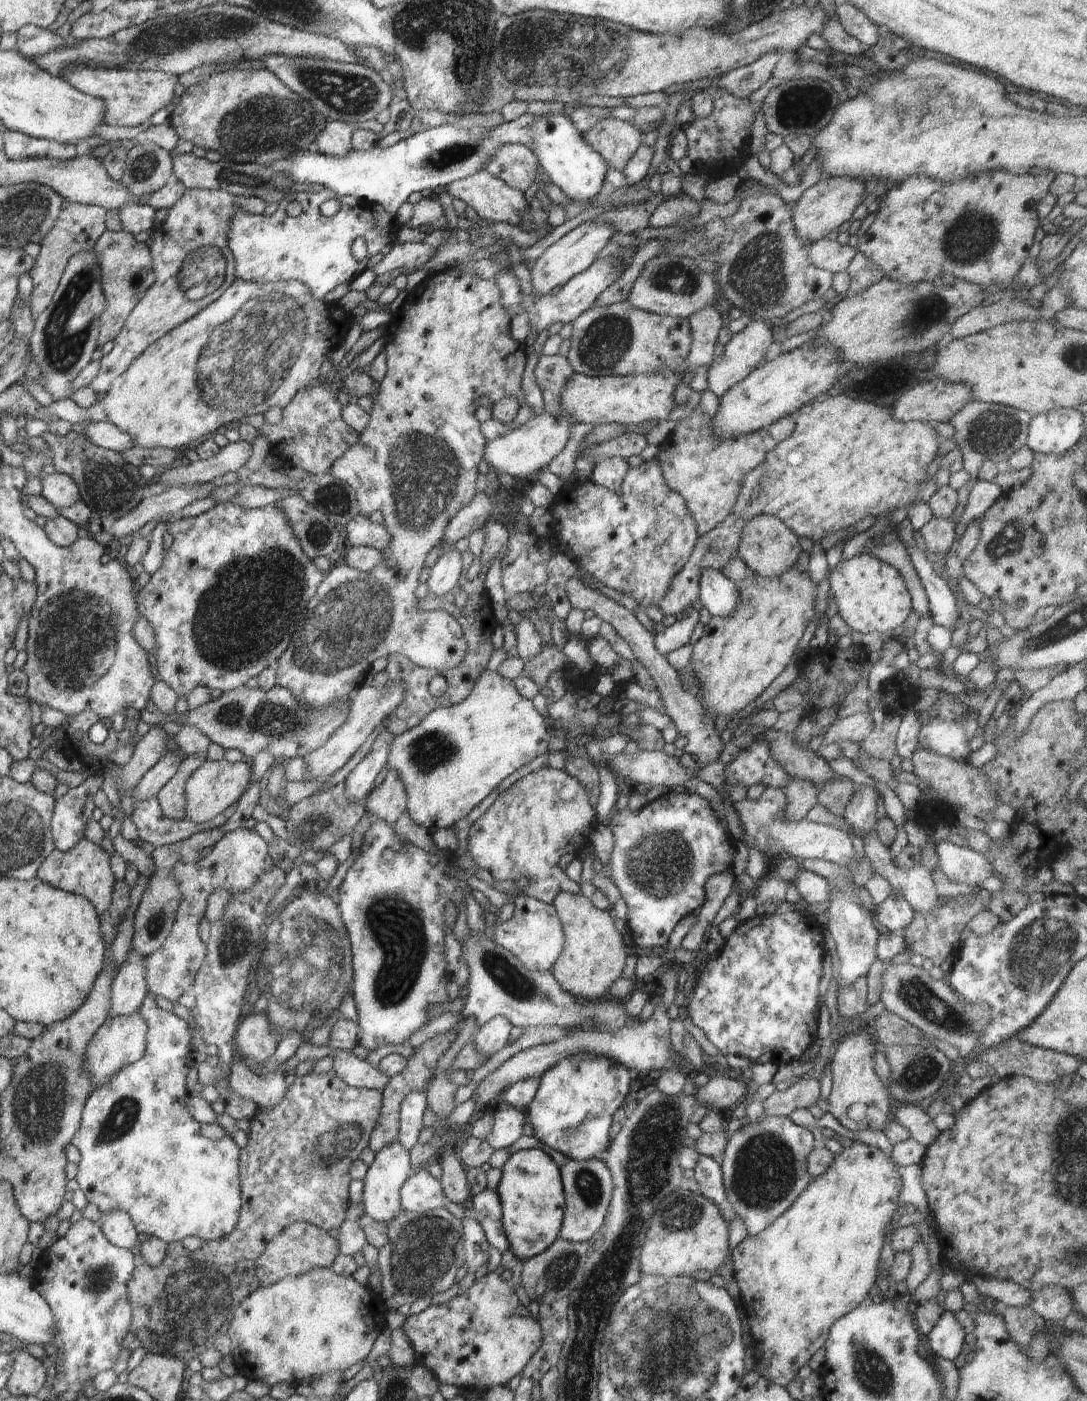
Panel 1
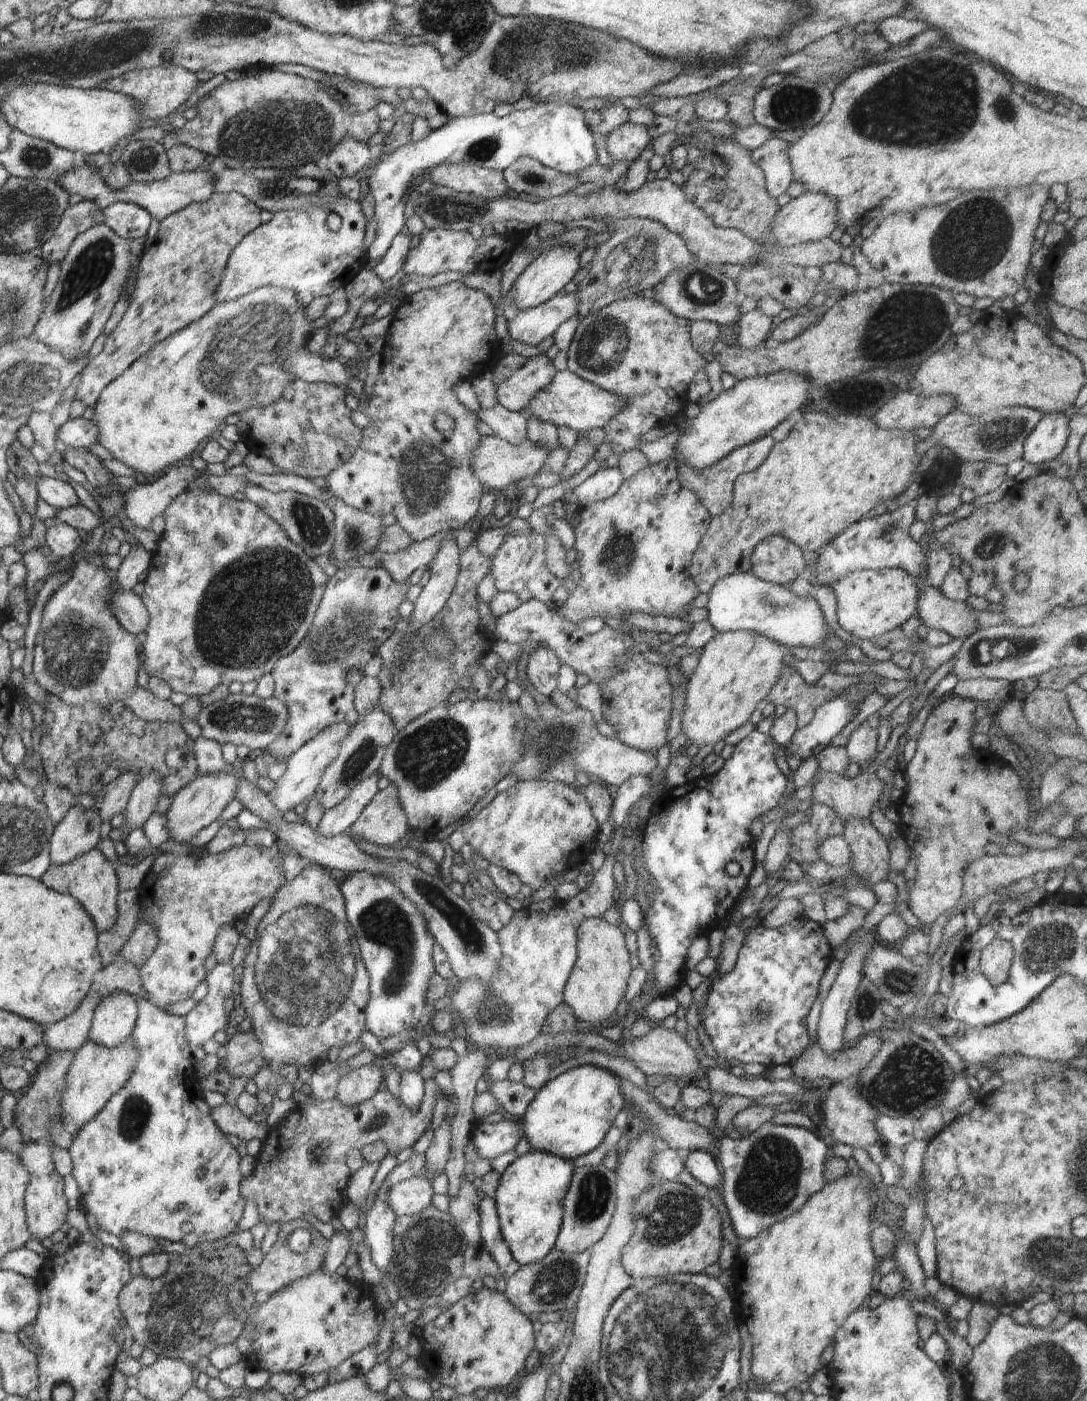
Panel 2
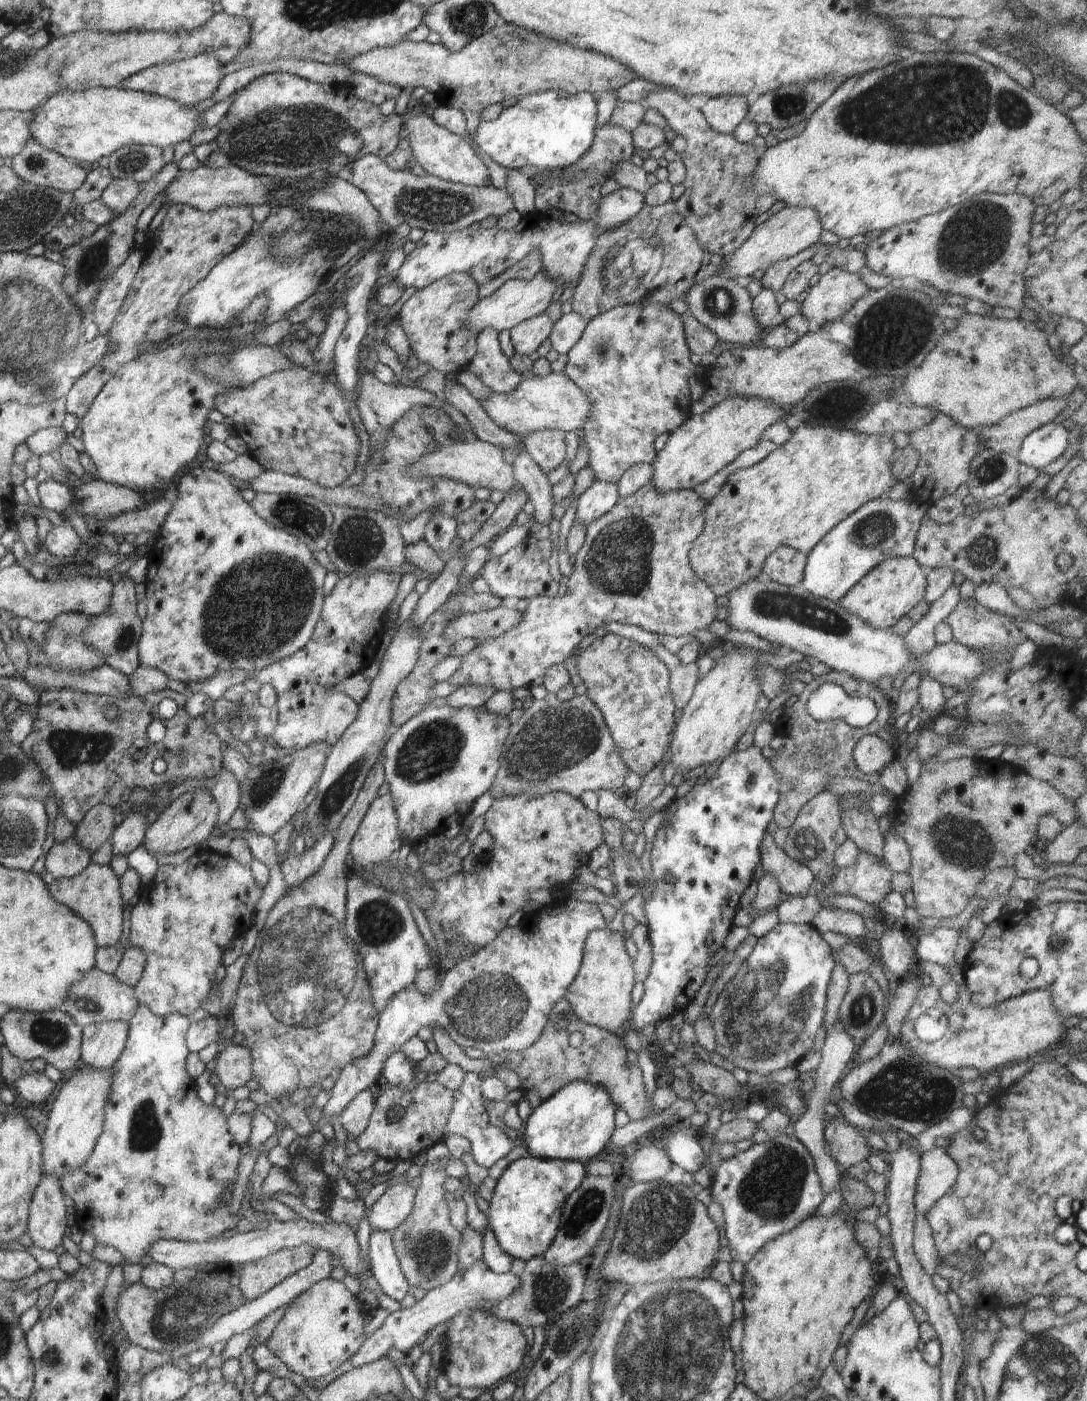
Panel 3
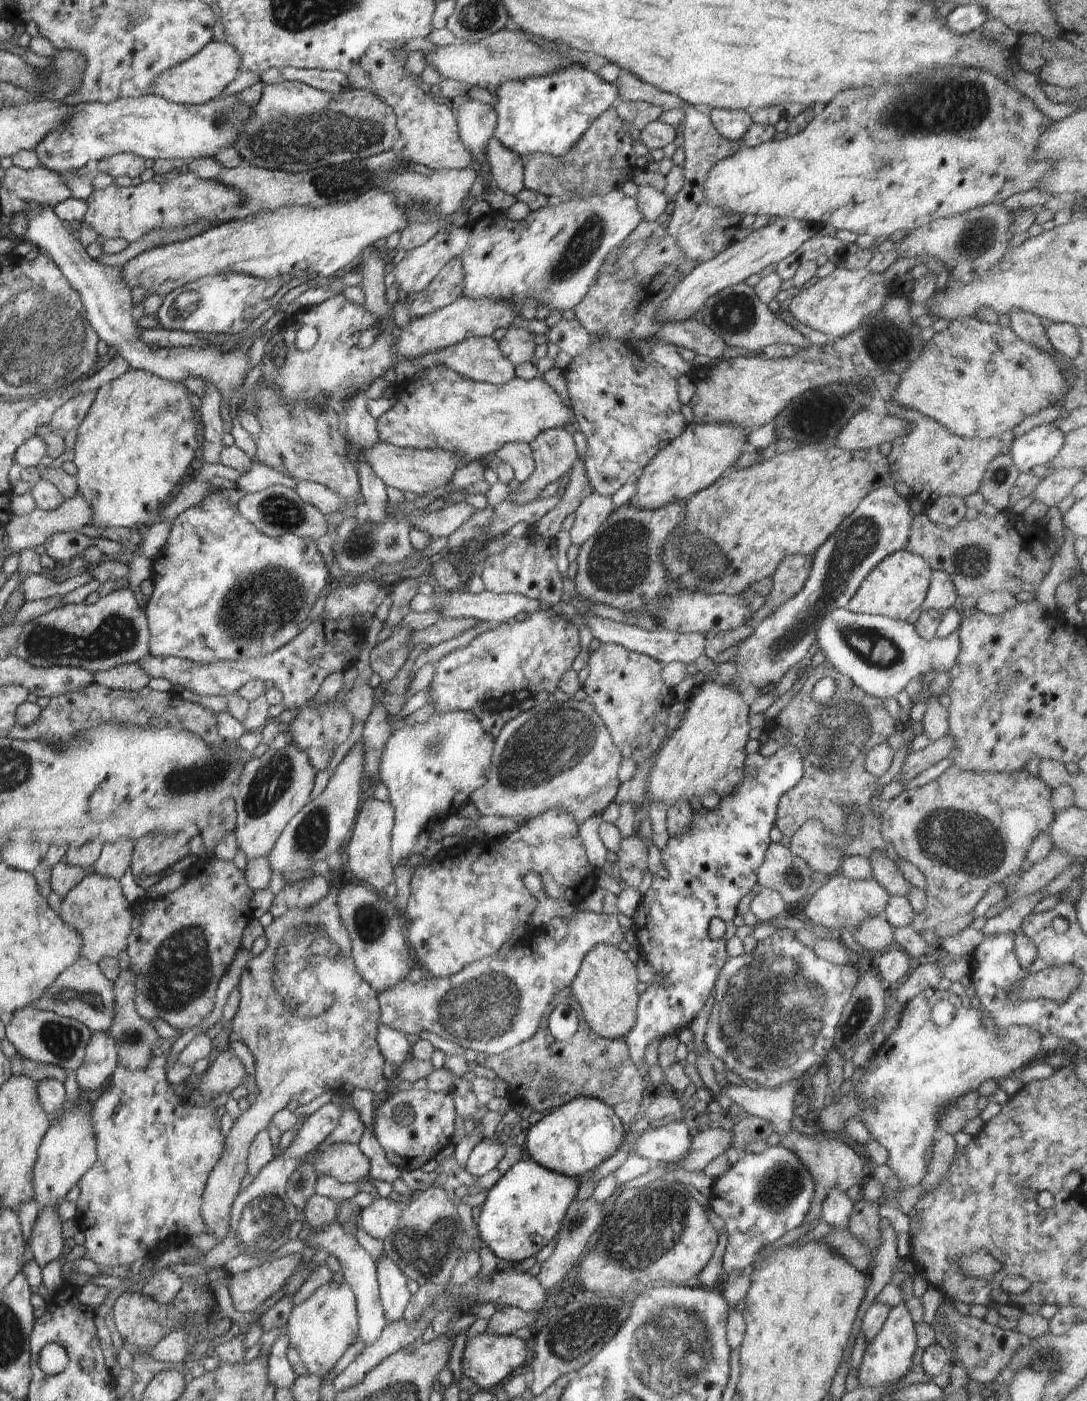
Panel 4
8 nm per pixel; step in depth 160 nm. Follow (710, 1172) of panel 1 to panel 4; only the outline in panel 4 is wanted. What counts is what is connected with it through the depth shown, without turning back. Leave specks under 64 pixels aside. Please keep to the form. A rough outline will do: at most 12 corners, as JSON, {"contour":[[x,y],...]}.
{"contour":[[685,1123],[647,1128],[631,1147],[653,1165],[691,1151]]}

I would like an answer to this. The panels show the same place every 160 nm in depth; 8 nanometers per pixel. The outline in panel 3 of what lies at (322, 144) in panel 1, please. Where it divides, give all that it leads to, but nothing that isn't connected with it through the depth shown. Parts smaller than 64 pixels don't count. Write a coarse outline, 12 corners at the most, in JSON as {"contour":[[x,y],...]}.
{"contour":[[366,154],[336,174],[384,231],[455,232],[515,208],[505,189],[390,168]]}

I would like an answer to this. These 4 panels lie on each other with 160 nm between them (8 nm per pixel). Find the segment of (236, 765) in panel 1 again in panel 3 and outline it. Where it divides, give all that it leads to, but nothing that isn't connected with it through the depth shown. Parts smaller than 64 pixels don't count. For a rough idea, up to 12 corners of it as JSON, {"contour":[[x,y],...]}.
{"contour":[[207,789],[176,798],[149,826],[148,854],[204,844],[217,826]]}

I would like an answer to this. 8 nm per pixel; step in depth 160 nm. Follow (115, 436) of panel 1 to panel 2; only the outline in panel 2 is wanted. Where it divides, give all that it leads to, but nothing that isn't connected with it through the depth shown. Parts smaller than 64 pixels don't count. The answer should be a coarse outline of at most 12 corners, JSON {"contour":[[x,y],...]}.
{"contour":[[80,417],[58,429],[66,446],[89,449],[99,442],[99,426]]}

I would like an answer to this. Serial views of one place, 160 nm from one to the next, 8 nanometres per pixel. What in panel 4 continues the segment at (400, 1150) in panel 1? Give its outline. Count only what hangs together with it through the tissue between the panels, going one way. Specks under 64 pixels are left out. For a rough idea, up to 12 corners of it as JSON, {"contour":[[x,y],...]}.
{"contour":[[382,1253],[375,1260],[387,1321],[403,1318],[411,1297],[407,1276]]}

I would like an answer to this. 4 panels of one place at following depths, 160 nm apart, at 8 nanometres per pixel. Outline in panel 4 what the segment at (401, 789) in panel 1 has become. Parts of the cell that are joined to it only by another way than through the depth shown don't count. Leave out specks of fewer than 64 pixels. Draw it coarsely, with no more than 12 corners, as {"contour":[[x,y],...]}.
{"contour":[[369,797],[361,805],[346,869],[384,893],[394,883],[395,810]]}

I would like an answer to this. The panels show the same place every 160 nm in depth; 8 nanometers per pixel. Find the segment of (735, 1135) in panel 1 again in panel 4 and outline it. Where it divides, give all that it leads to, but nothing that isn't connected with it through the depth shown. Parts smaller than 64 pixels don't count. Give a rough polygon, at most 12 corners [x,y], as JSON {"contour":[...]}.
{"contour":[[785,1146],[713,1179],[726,1273],[805,1222],[814,1177]]}

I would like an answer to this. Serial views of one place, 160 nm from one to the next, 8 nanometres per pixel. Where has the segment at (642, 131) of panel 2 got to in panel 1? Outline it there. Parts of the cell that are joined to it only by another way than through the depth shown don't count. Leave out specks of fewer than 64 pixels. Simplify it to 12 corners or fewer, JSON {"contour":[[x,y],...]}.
{"contour":[[596,121],[583,141],[620,172],[643,142],[631,122]]}

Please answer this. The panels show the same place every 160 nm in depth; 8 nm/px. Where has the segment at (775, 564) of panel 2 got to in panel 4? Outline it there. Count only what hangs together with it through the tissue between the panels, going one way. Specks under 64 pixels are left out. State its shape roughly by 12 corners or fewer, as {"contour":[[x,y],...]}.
{"contour":[[786,555],[772,573],[773,589],[747,622],[758,626],[798,594],[812,556]]}

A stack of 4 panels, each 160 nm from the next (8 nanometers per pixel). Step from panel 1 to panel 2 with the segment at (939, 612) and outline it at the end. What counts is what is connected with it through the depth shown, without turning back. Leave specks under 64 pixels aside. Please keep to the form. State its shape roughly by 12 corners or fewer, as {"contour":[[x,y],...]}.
{"contour":[[915,500],[864,519],[818,549],[811,583],[899,568],[926,556],[909,528]]}

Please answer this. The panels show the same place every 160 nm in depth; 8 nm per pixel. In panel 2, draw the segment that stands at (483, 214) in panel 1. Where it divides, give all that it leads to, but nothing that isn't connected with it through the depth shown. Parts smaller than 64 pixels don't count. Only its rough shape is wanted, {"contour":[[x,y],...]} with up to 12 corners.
{"contour":[[442,163],[427,178],[484,201],[509,189],[503,173]]}

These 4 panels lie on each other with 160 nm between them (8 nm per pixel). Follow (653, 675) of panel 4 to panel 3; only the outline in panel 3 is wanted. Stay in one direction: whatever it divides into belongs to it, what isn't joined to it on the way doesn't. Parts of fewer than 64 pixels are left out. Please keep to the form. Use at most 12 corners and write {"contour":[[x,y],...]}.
{"contour":[[613,633],[576,649],[585,696],[643,779],[675,729],[670,670]]}

